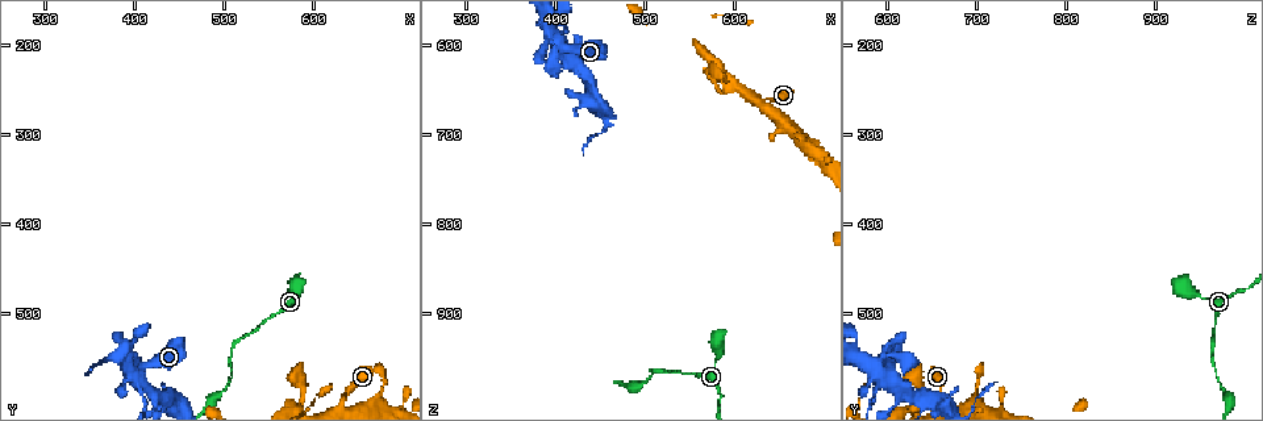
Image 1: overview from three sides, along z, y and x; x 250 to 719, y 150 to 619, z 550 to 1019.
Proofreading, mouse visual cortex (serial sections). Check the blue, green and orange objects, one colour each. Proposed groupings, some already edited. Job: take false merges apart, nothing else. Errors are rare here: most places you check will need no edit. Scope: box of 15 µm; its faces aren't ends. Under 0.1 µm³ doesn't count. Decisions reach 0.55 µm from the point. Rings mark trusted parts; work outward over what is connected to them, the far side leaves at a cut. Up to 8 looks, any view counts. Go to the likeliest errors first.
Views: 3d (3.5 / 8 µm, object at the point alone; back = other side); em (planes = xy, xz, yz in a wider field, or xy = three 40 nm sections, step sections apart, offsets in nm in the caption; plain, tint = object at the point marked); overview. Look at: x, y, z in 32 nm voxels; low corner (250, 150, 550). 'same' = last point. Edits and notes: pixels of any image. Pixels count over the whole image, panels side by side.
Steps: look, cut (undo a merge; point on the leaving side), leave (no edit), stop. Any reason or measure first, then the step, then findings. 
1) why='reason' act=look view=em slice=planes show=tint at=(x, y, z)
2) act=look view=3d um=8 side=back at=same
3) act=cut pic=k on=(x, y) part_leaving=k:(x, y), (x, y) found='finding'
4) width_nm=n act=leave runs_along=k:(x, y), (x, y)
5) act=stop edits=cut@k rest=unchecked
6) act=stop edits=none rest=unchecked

why='sharp bend' act=look view=em slice=xy step=3 show=tint at=(405, 570, 600)

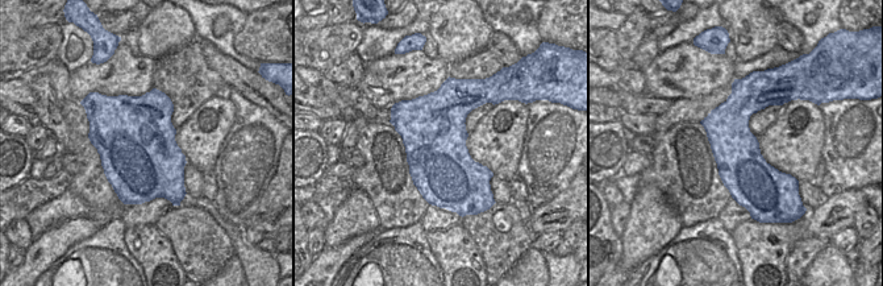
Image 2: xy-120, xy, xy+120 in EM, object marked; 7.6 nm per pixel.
why='see where the arms go' act=look view=3d um=3.5 at=same

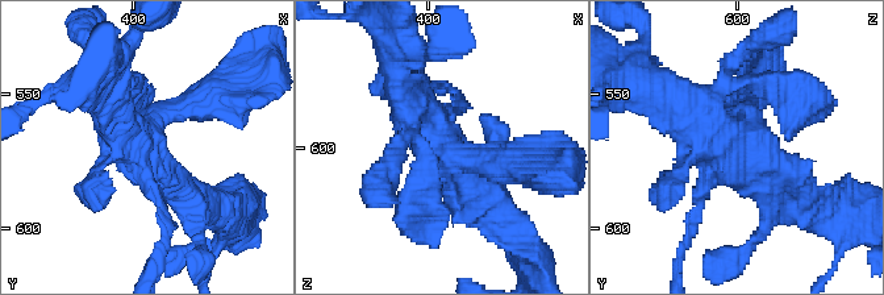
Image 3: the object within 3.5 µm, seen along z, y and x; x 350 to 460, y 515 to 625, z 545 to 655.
act=leave runs_along=3:(212, 96), (144, 133), (188, 198) found='continuous, no second cell'

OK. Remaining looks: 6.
why='thick turns thin' act=look view=3d um=3.5 at=(590, 585, 635)

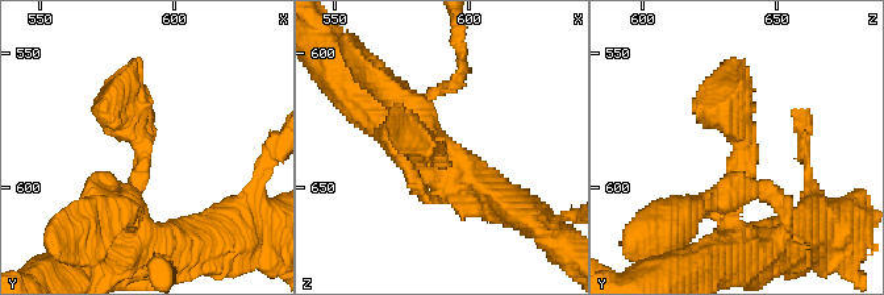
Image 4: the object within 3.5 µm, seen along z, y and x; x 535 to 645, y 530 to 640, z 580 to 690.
why='now the EM' act=look view=em slice=planes show=tint at=(588, 587, 637)

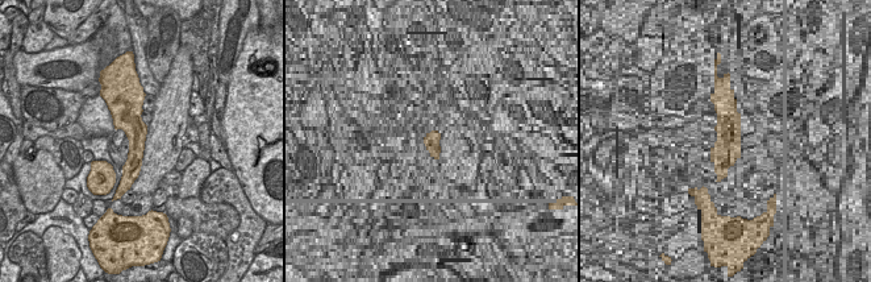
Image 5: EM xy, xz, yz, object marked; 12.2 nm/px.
act=leave runs_along=4:(728, 235), (741, 125), (697, 104) found='one cell here'

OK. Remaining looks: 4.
why='thick turns thin' act=look view=3d um=3.5 at=(495, 590, 980)

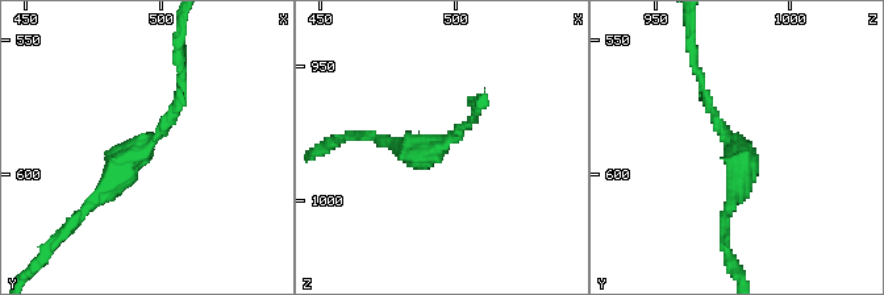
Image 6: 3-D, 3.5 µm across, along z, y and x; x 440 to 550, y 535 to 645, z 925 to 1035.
arm_widths_nm=100,200 why='shape alone is not enough' act=look view=em slice=xy step=1 show=tint at=(494, 591, 980)

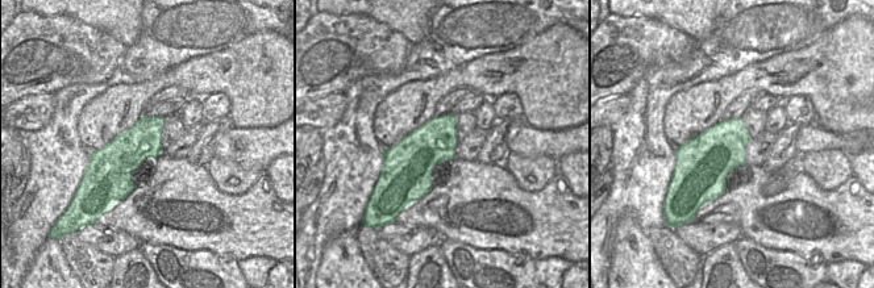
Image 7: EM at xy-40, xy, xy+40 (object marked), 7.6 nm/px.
width_nm=340 act=leave runs_along=6:(180, 79), (176, 111), (83, 212) found='continuous, no second cell'

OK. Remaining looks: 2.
act=stop edits=none rest=unchecked

